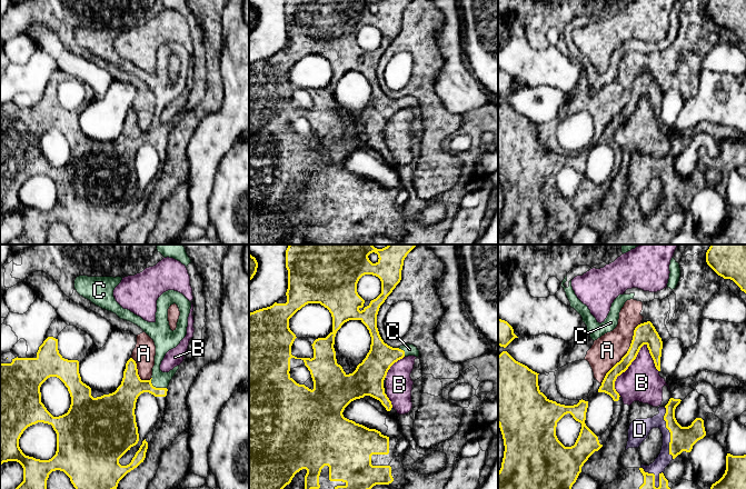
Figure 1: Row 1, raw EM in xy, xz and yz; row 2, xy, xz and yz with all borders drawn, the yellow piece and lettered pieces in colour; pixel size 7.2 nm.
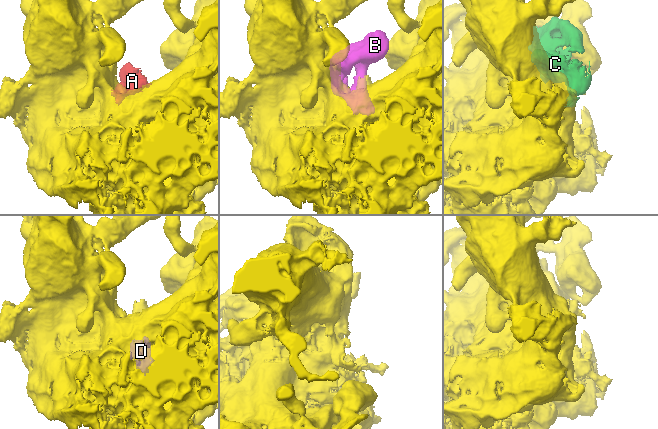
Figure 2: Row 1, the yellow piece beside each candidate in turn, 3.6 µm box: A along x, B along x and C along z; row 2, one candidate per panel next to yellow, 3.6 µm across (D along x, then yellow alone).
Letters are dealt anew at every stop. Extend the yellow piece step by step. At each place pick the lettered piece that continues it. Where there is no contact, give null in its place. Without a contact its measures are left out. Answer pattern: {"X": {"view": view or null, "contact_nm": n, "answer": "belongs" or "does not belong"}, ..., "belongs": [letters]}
{"A": {"view": "yz", "contact_nm": 550, "answer": "does not belong"}, "B": {"view": "yz", "contact_nm": 440, "answer": "does not belong"}, "C": {"view": "xy", "contact_nm": 140, "answer": "belongs"}, "D": {"view": "yz", "contact_nm": 380, "answer": "belongs"}, "belongs": ["C", "D"]}

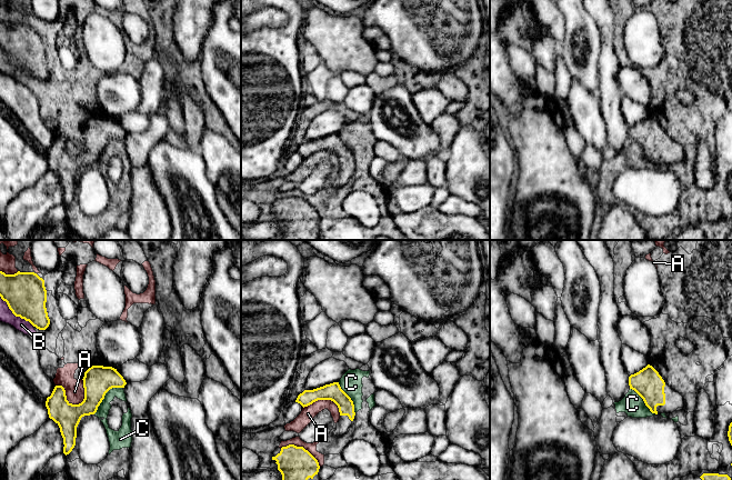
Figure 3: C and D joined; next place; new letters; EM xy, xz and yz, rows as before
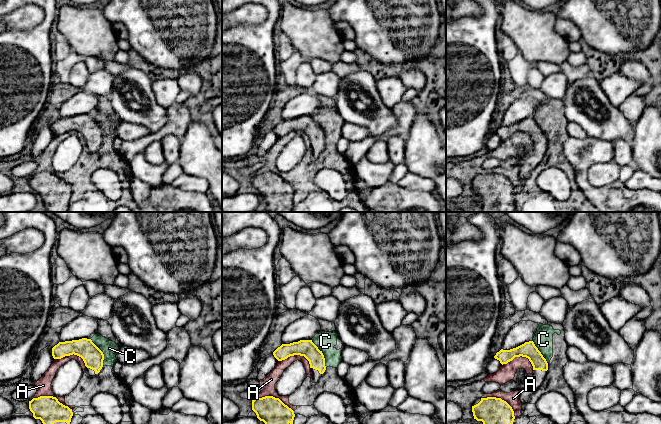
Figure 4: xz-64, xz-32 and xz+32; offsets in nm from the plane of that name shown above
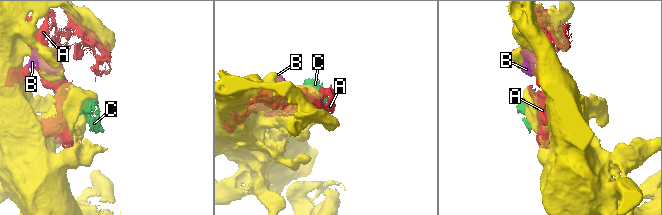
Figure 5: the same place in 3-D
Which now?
{"A": {"view": "xy", "contact_nm": 240, "answer": "does not belong"}, "B": {"view": "xy", "contact_nm": 340, "answer": "does not belong"}, "C": {"view": "xy", "contact_nm": 300, "answer": "does not belong"}, "belongs": []}

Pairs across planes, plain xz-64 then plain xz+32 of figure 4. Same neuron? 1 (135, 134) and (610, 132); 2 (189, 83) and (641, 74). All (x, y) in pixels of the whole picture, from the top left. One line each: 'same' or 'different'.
1: different
2: same

